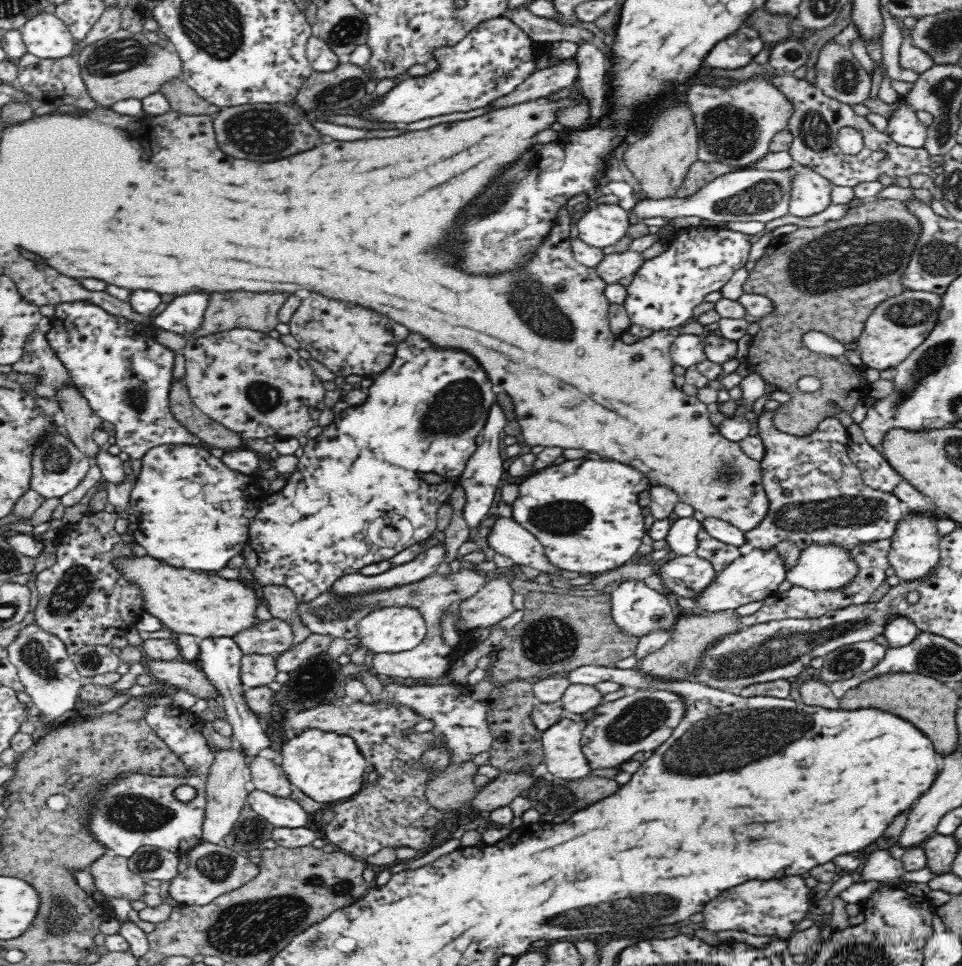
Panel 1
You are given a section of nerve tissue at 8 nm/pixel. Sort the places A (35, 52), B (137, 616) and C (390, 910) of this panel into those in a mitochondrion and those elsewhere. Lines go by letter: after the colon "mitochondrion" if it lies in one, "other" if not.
A: other
B: other
C: other

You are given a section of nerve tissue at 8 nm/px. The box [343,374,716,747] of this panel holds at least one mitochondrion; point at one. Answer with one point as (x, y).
(454, 408)

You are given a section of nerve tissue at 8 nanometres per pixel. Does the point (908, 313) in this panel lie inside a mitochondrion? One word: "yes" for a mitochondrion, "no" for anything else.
yes

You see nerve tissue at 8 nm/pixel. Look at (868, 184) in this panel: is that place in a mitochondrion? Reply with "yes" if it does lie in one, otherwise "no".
no

